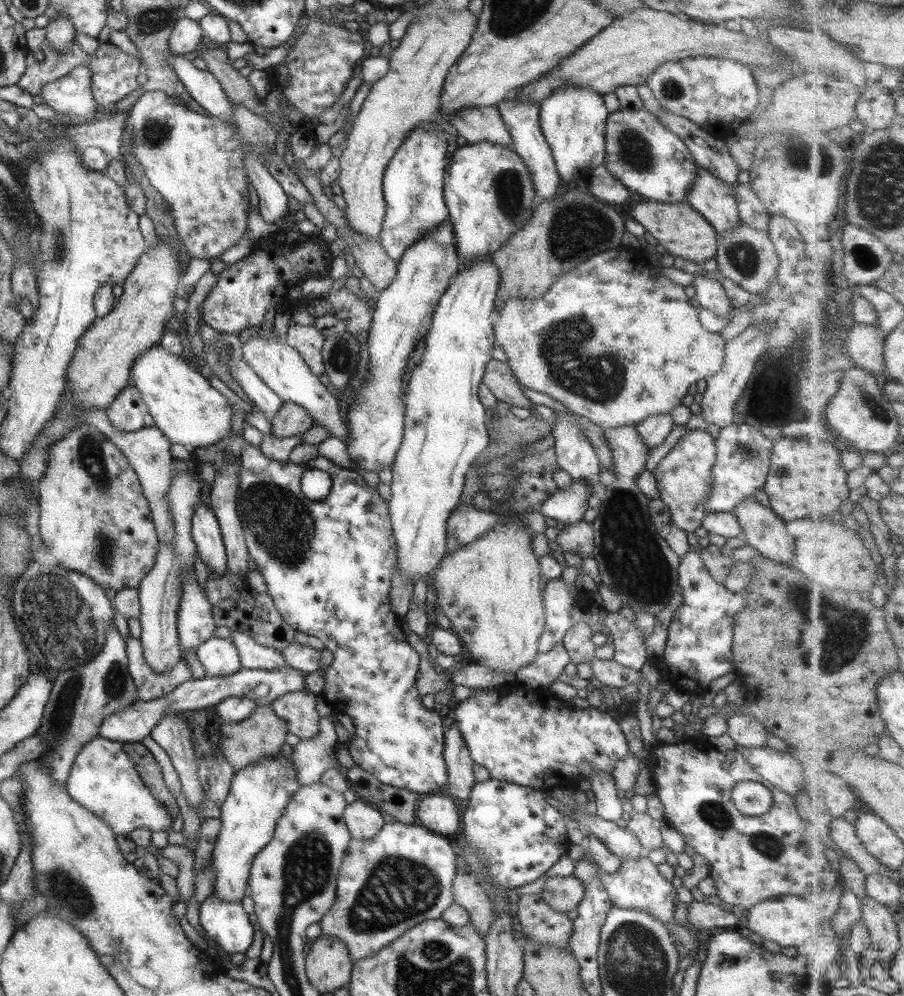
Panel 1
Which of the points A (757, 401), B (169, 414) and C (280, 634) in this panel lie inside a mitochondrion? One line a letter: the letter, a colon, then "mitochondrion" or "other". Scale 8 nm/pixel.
A: other
B: other
C: other

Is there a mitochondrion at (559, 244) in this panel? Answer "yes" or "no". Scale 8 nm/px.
yes

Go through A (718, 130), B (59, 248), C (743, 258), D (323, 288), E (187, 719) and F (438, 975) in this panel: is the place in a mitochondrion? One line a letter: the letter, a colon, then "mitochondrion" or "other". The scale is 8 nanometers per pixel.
A: other
B: mitochondrion
C: mitochondrion
D: other
E: other
F: mitochondrion

